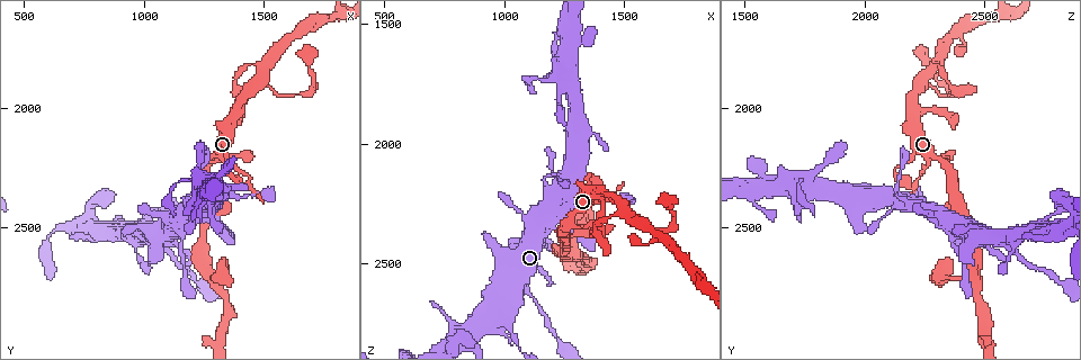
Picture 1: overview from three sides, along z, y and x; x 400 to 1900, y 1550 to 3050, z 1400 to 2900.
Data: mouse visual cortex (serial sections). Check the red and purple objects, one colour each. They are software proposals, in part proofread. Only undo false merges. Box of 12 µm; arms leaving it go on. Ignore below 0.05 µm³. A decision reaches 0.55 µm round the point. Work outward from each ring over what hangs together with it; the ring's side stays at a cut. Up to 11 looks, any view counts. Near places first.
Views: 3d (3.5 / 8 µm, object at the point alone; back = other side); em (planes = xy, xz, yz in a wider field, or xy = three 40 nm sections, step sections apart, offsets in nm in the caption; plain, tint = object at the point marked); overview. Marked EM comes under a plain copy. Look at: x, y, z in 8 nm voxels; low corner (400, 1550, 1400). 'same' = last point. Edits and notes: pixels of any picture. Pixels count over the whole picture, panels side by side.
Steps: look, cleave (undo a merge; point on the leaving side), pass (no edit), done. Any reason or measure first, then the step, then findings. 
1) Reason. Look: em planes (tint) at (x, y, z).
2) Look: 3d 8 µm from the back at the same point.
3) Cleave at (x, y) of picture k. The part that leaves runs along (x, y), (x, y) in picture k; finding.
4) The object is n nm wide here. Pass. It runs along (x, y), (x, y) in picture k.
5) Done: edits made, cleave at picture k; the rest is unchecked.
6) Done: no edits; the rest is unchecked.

A fork. Look: 3d 3.5 µm at (1490, 1880, 2240).

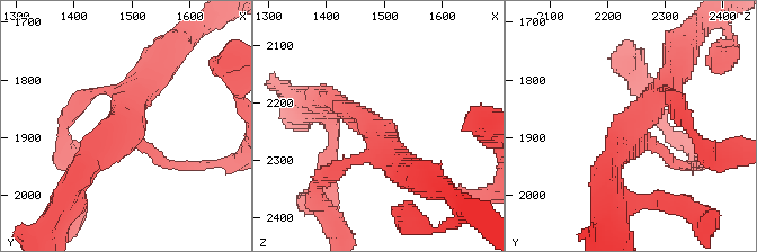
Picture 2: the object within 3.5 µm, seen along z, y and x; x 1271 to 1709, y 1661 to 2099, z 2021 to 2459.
Look: em xy step 5 (tint) at (1475, 1890, 2235).

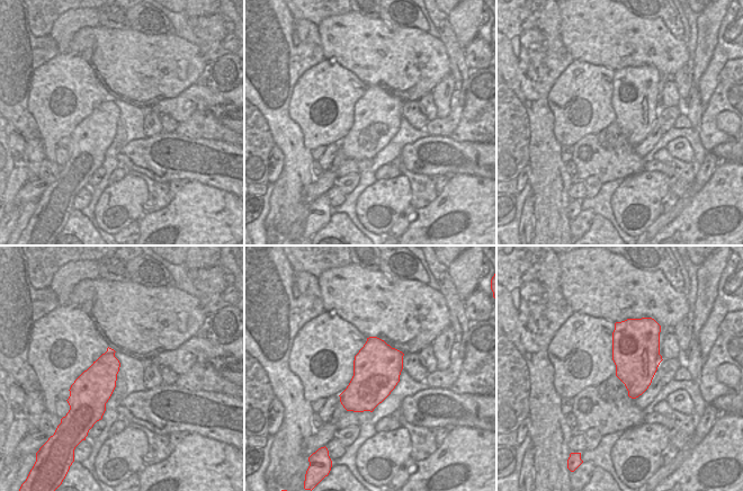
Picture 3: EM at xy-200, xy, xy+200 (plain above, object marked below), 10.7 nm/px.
Pass. It runs along (70, 186), (118, 131), (149, 75) in picture 2; all the same cell.

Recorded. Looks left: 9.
Abrupt turn. Look: 3d 3.5 µm at (1300, 2230, 2340).

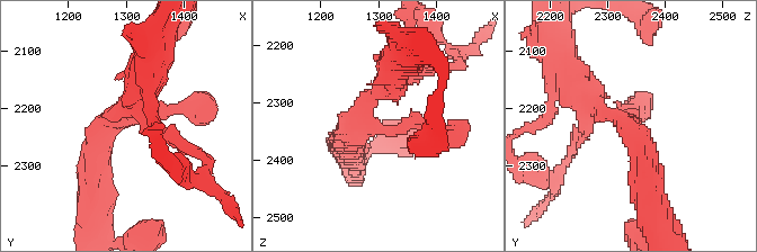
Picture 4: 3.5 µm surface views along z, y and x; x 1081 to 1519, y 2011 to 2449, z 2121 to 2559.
Look: em planes (tint) at (1300, 2225, 2345).

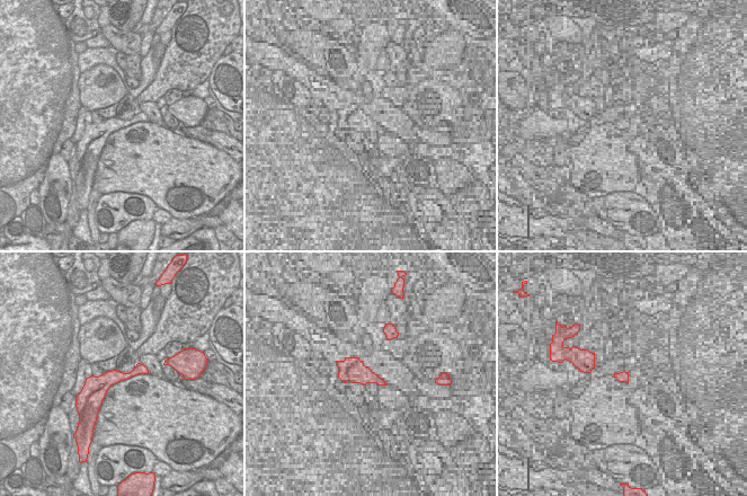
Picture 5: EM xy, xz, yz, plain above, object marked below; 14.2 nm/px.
Look: em xy step 5 (tint) at the same point.

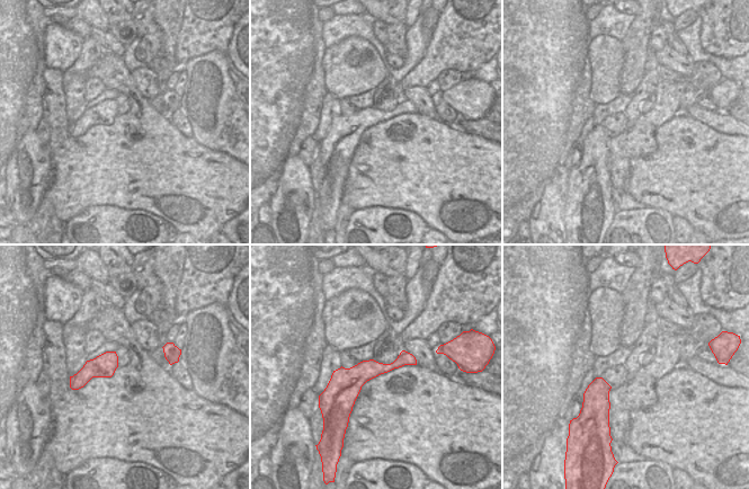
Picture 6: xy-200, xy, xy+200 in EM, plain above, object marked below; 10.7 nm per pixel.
Pass. It runs along (413, 362), (369, 369), (331, 389) in picture 6; continuous, no second cell.

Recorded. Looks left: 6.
Look: 3d 3.5 µm at (1240, 2290, 1780).

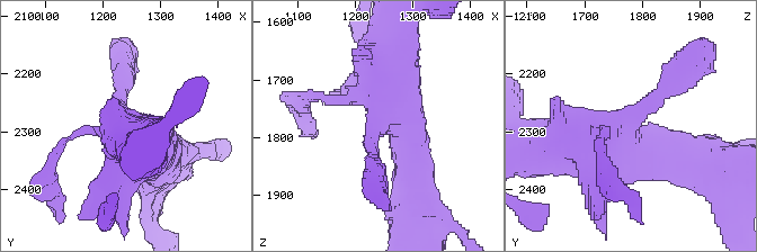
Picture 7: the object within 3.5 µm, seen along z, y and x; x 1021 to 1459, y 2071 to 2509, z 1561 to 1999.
Now the EM. Look: em xy step 2 (tint) at (1245, 2285, 1775).

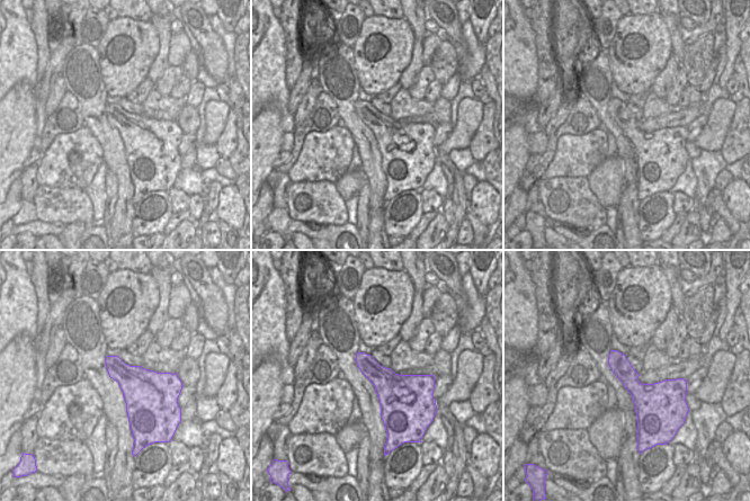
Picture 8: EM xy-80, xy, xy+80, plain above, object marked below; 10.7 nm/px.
The object is 380 nm wide here. Pass. It runs along (411, 159), (390, 90), (386, 29) in picture 7; continuous, no second cell.

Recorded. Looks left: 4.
Two arms in line, one across. Look: 3d 8 µm at (1280, 2710, 2460).

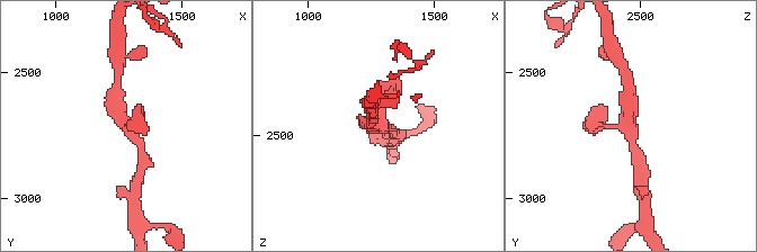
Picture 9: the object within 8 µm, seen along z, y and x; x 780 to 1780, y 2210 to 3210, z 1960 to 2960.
Closer look. Look: 3d 3.5 µm at (1290, 2700, 2450).

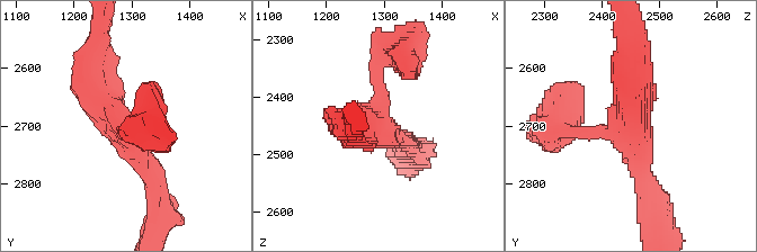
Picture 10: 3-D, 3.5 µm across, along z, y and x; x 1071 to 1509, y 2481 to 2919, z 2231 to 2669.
Look: em xy step 3 (tint) at (1290, 2710, 2450).

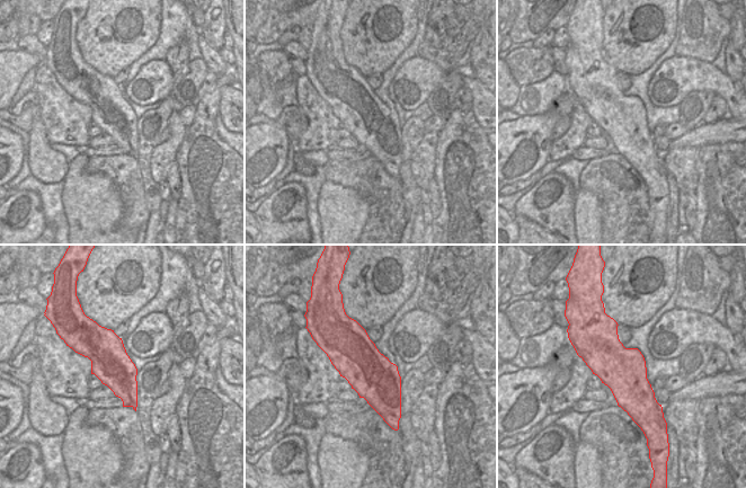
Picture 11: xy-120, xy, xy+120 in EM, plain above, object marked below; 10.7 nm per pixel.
3 arms meet here; the arms are 200, 250, 350 nm wide. Pass. It runs along (91, 63), (91, 93), (158, 190) in picture 10; continuous, no second cell.

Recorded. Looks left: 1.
Done: no edits; the rest is unchecked.

